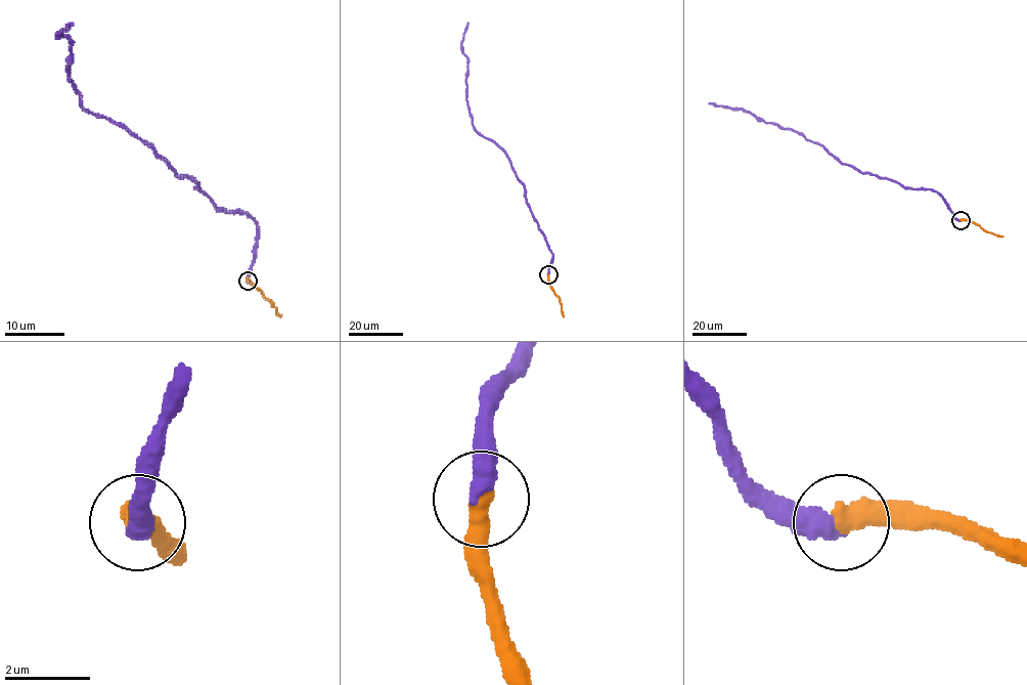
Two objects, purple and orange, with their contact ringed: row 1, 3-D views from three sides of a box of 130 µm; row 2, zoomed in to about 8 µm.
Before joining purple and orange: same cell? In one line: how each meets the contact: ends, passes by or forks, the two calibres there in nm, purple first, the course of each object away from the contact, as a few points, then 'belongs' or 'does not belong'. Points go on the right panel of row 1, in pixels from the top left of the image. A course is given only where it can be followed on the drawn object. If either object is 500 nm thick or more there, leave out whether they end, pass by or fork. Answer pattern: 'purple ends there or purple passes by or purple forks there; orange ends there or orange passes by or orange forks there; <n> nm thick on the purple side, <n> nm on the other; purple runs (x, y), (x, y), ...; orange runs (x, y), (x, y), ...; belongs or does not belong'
500 nm thick on the purple side, 500 nm on the other; purple runs (961, 220), (936, 193), (905, 188), (887, 178), (857, 171), (796, 132), (758, 120), (739, 109), (709, 103); orange runs (961, 220), (1002, 237); belongs

